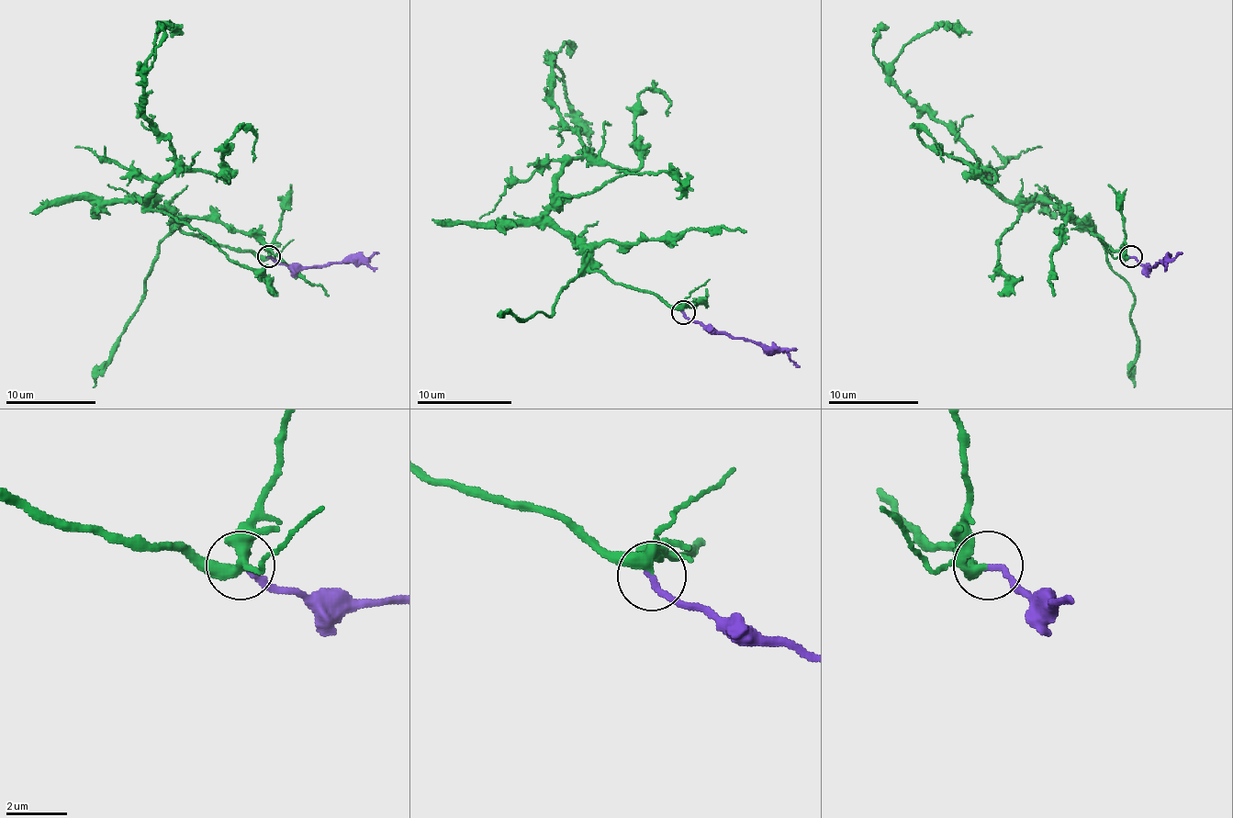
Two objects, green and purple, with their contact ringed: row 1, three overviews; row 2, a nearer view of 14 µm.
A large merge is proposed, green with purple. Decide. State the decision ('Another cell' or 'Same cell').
Same cell

